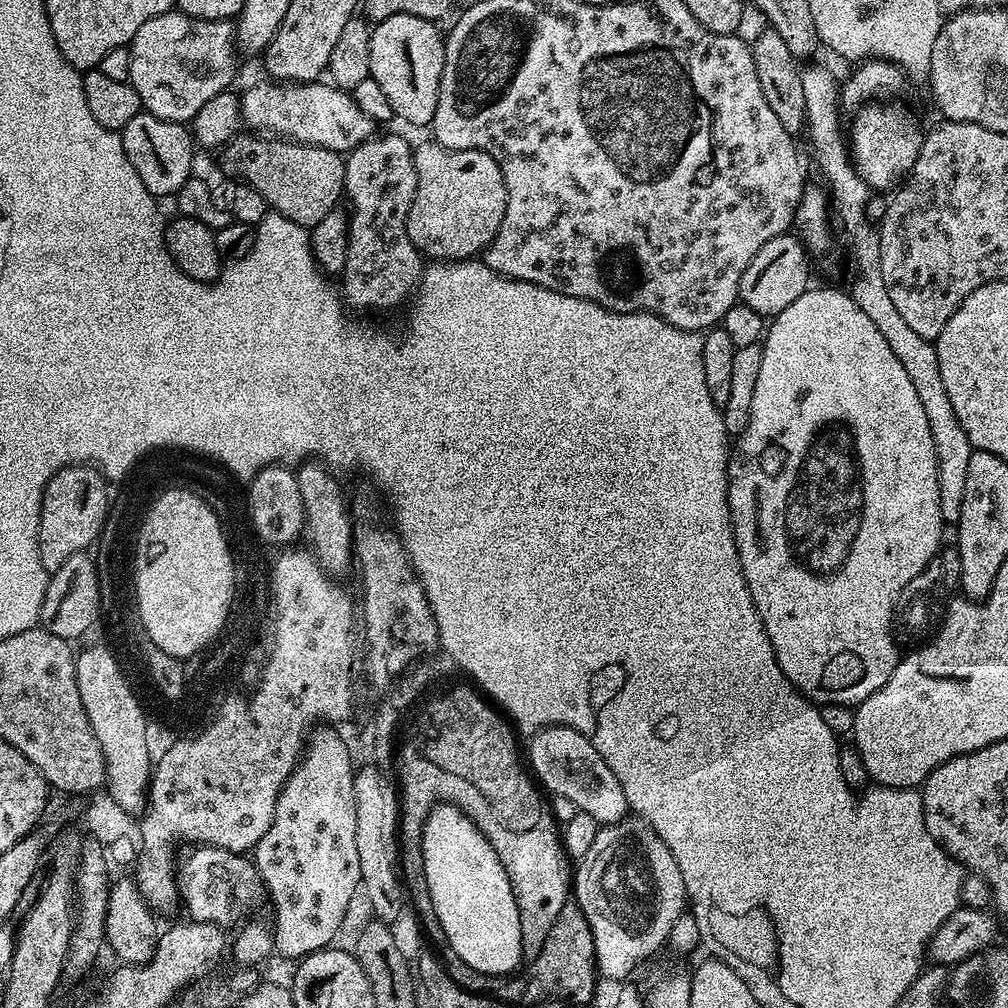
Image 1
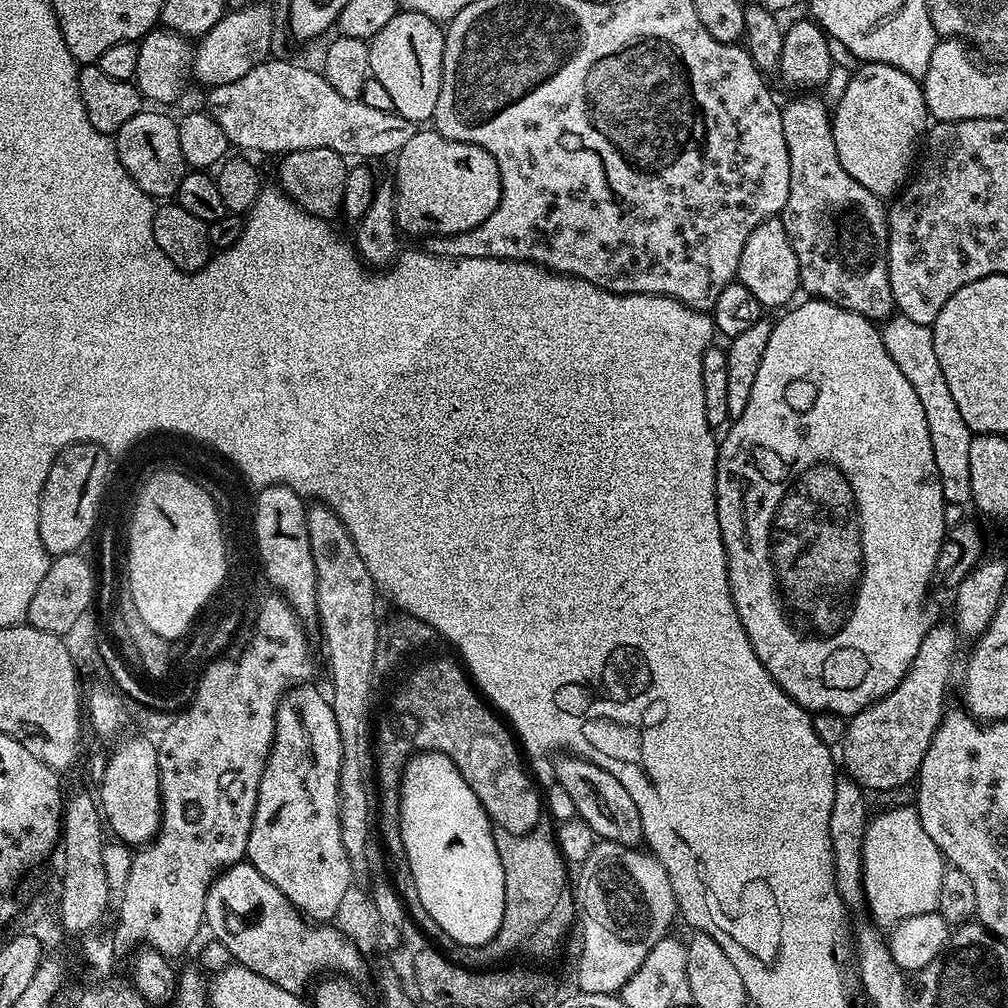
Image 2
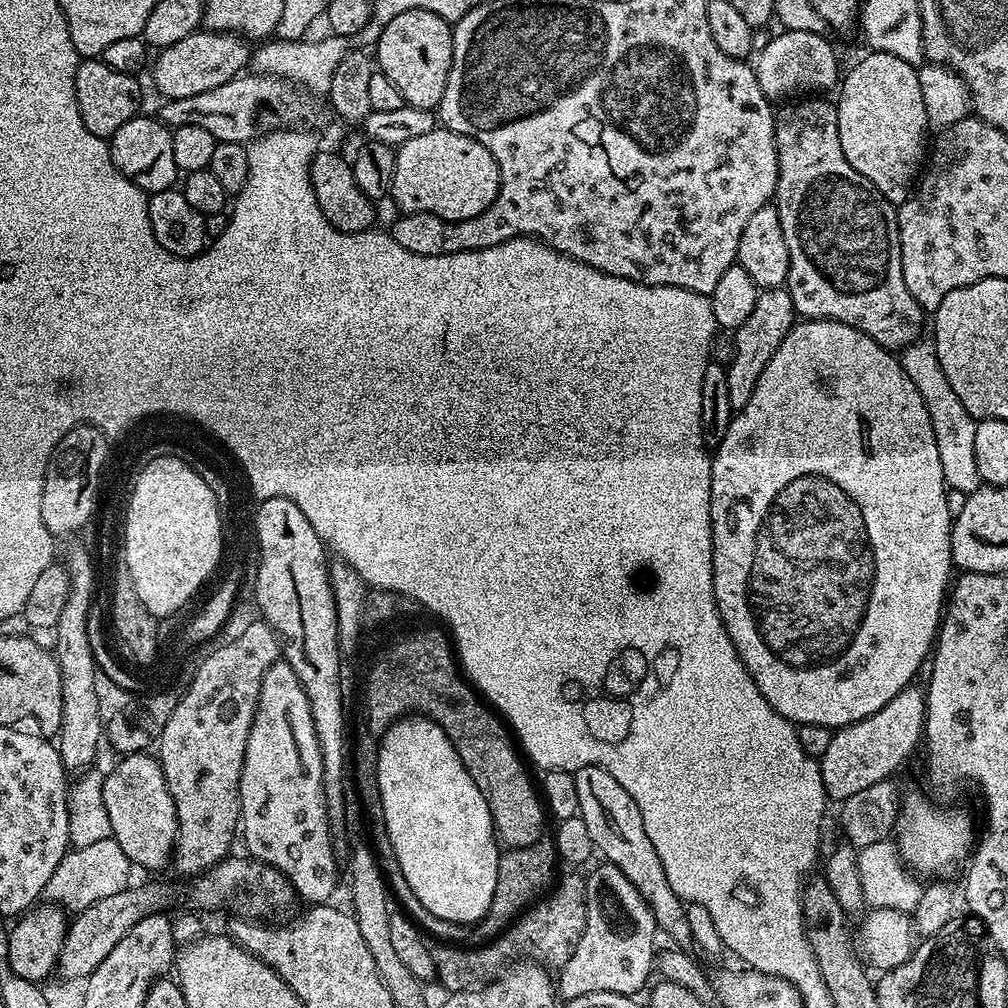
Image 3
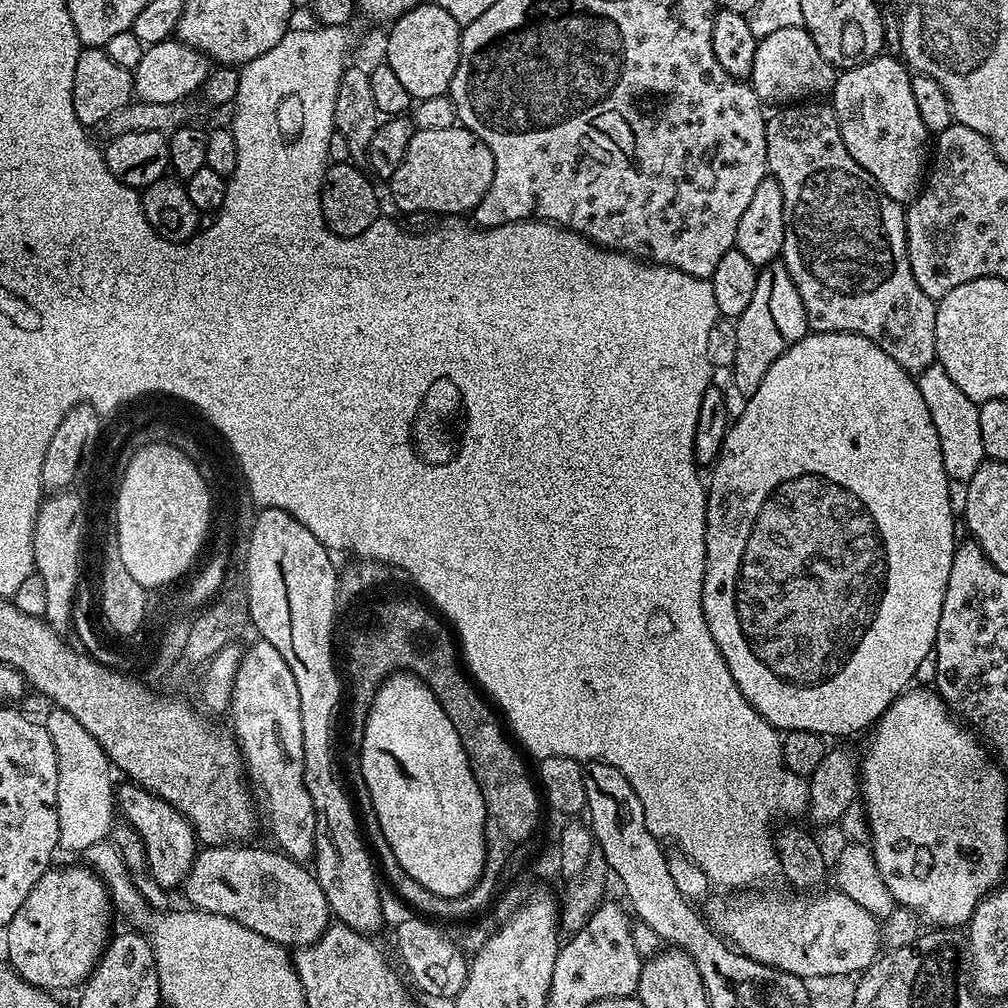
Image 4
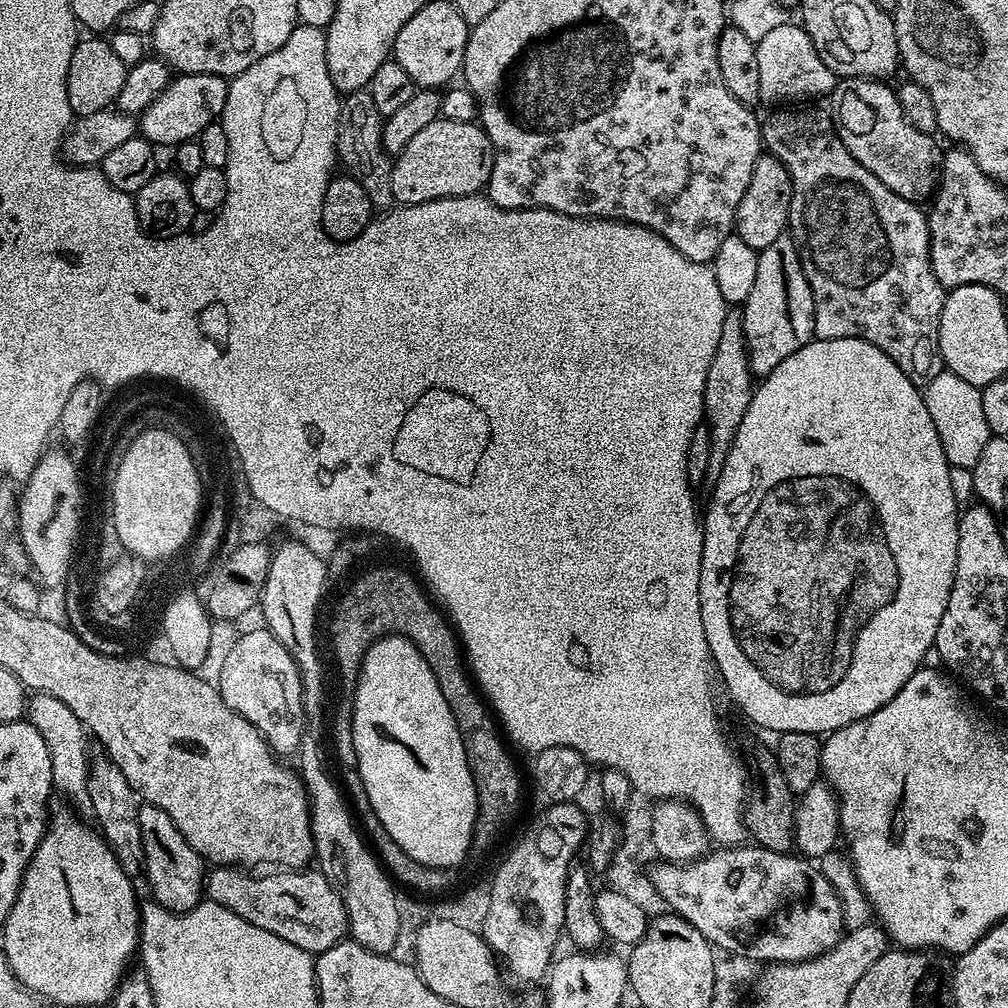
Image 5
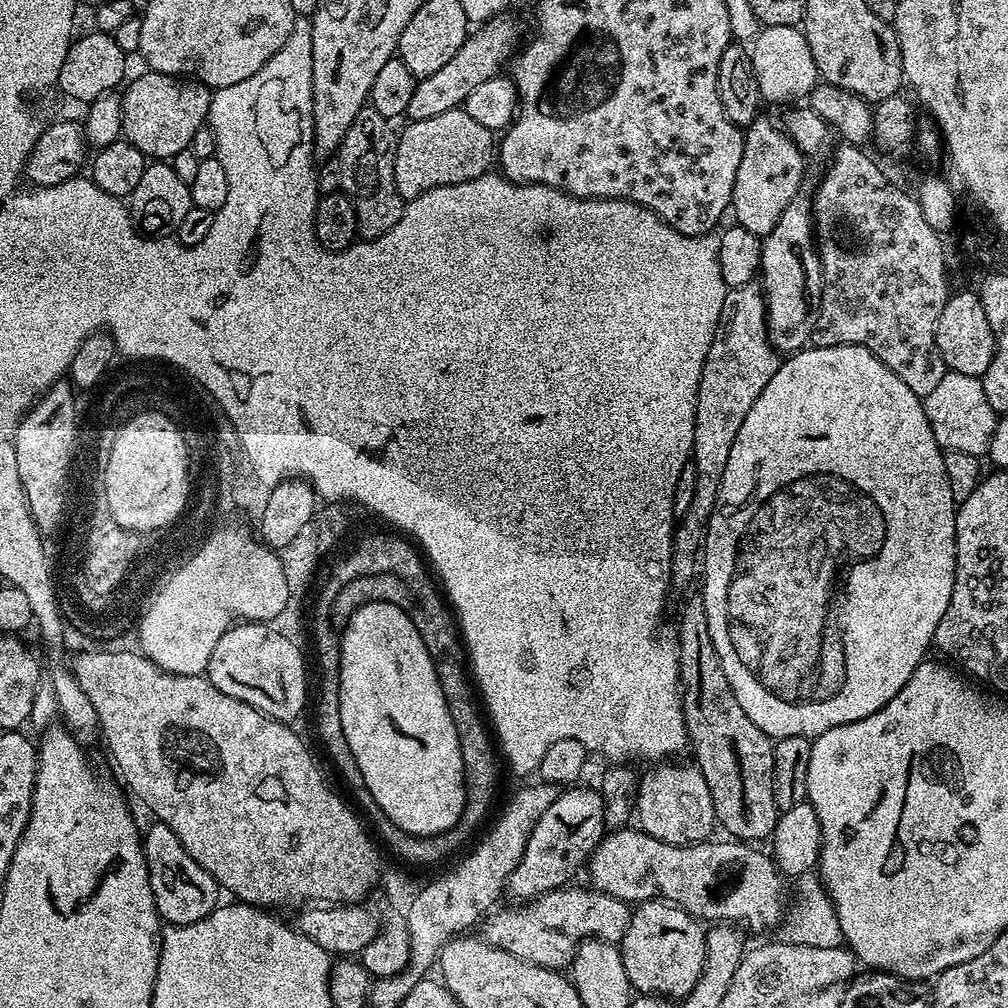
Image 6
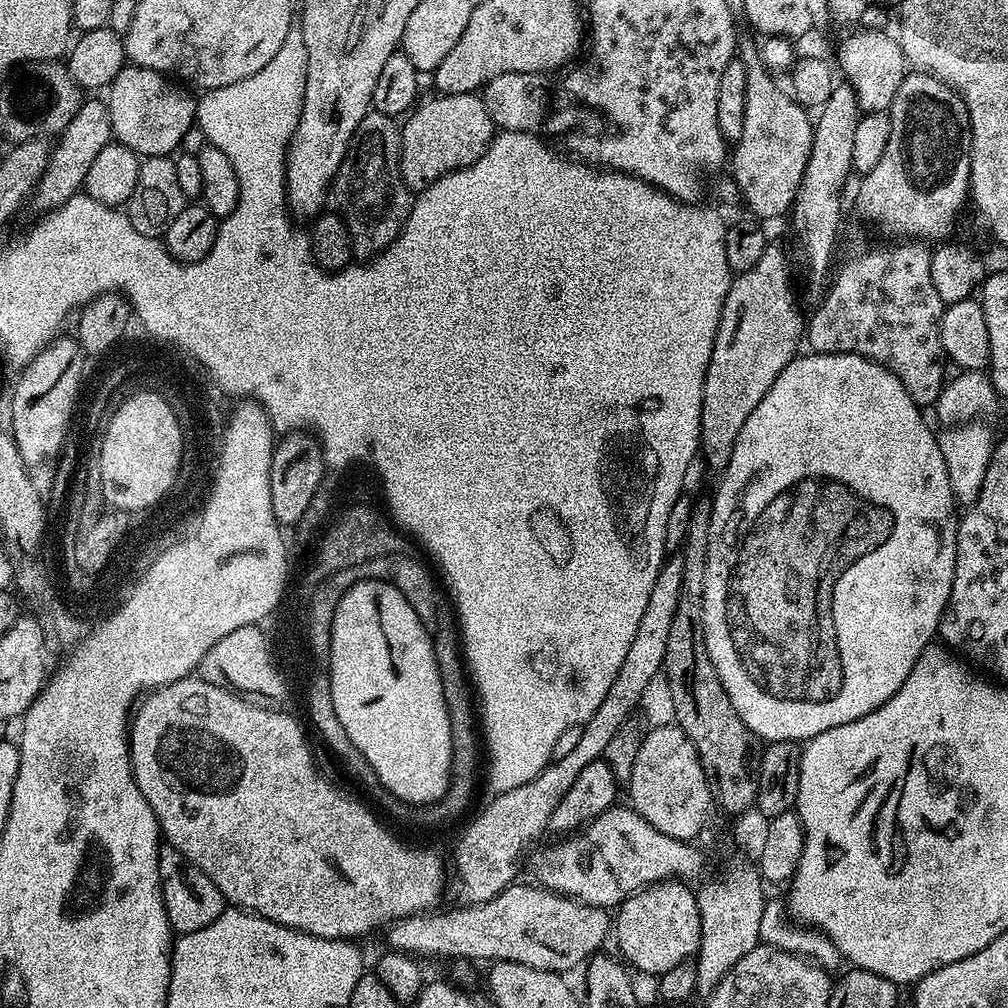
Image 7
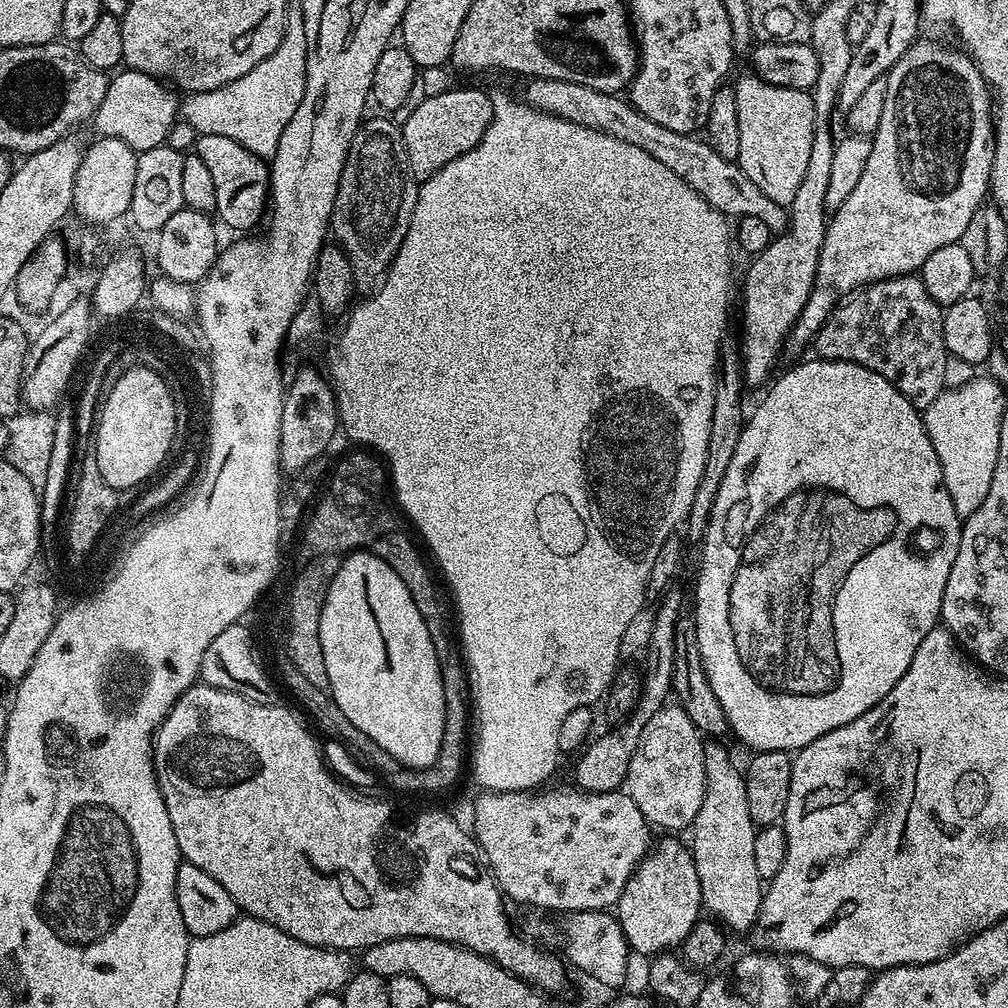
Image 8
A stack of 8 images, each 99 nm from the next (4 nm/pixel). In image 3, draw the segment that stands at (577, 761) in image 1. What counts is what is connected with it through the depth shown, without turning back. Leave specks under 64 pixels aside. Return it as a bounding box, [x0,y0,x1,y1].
[575,762,692,946]

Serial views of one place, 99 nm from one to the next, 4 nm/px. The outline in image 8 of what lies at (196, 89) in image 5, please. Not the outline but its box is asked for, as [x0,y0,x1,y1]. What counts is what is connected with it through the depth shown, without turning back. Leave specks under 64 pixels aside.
[94,70,177,154]

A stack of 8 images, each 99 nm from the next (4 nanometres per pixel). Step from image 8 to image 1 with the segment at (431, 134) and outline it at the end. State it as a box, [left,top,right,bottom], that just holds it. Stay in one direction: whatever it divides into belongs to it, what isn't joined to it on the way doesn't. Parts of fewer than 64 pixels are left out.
[406,142,508,262]

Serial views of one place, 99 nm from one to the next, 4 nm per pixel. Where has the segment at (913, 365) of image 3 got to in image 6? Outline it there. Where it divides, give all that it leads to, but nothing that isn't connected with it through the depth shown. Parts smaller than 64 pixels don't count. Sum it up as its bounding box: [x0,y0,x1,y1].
[923,371,998,458]

